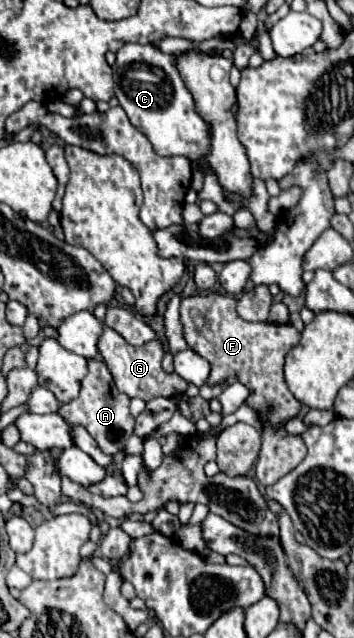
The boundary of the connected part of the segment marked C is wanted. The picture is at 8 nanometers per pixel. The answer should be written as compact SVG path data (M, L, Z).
M126 43L116 53L114 63L114 93L120 101L120 107L126 111L130 123L140 129L152 143L154 151L162 157L174 157L182 155L188 157L192 163L196 163L204 171L204 187L198 193L198 199L210 199L216 203L218 211L234 215L242 207L242 197L236 197L236 193L226 191L212 167L206 165L206 155L210 153L210 125L196 113L196 103L188 87L184 85L184 79L180 77L180 71L176 69L176 57L168 55L156 49L154 45L140 45L140 43Z

